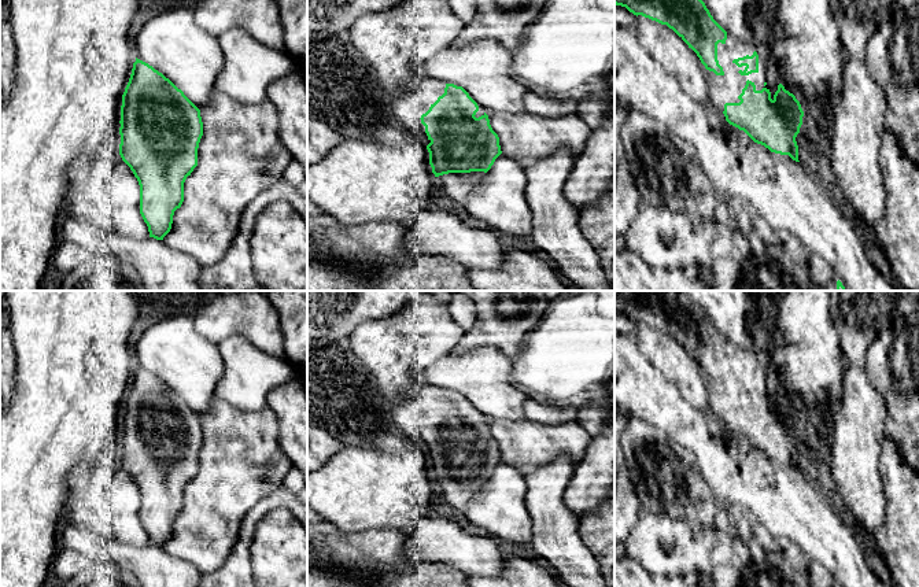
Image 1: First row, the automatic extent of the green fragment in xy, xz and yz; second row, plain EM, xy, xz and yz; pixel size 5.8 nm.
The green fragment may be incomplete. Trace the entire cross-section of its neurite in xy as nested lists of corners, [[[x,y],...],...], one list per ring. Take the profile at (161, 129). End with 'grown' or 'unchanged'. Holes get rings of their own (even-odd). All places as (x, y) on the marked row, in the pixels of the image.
[[[136,58],[122,95],[119,123],[119,155],[139,181],[140,214],[148,226],[150,237],[163,240],[171,229],[174,211],[184,202],[184,182],[198,166],[198,148],[203,136],[200,110],[169,78]]] | unchanged

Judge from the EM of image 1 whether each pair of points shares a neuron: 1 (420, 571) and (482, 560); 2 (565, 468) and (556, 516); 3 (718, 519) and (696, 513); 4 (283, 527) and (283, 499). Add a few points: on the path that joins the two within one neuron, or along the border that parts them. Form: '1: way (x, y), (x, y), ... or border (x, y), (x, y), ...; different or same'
1: border (410, 558), (439, 562), (442, 565); different
2: way (556, 480), (556, 504); same
3: way (712, 514), (701, 513); same
4: border (290, 509), (273, 508), (255, 525); different

